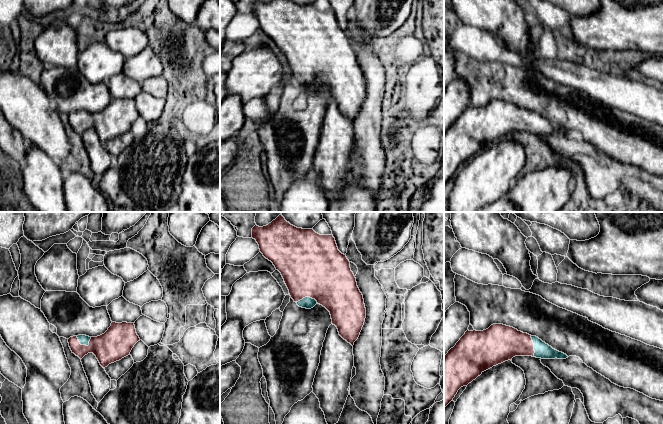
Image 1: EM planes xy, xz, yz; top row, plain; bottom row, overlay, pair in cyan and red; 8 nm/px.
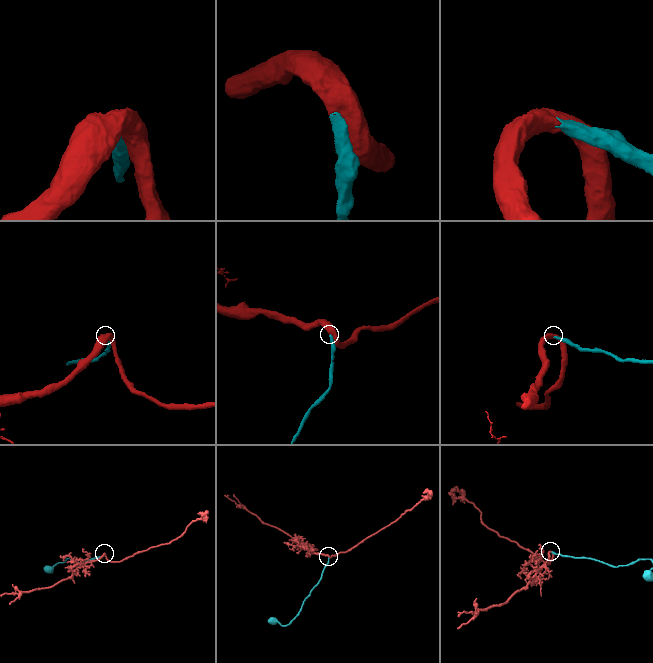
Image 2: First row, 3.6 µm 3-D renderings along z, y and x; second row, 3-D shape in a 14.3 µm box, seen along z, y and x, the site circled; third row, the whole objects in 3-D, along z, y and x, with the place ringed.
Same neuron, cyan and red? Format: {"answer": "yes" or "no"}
{"answer": "yes"}

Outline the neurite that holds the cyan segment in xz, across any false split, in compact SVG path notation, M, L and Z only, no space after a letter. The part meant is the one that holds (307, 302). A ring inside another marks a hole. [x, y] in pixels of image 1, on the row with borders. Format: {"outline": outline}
{"outline": "M279 215L266 226L255 225L252 238L258 243L263 256L281 273L294 302L306 309L317 303L325 307L339 335L353 346L364 325L366 308L350 262L338 250L333 235L320 235L313 229L297 228Z"}

